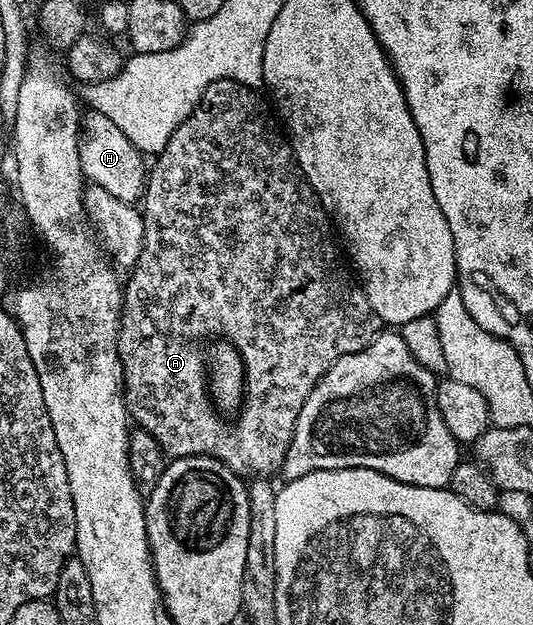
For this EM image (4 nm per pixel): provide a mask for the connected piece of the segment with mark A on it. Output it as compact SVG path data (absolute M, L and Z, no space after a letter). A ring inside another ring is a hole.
M235 80L212 82L212 86L204 90L190 117L175 130L172 138L168 138L168 146L164 146L164 150L158 153L153 161L146 177L144 199L140 204L144 222L144 250L140 254L138 265L129 273L130 281L127 279L124 284L118 353L122 363L124 399L129 419L137 427L148 430L160 443L169 459L211 455L239 474L248 470L258 472L254 474L259 477L270 478L273 477L273 472L281 473L282 463L288 454L288 445L294 437L300 410L308 394L312 394L314 387L322 381L322 375L342 356L367 348L378 337L378 333L383 331L384 325L376 310L372 310L361 283L344 263L344 256L340 251L330 217L318 203L314 191L310 189L310 183L302 177L302 172L294 161L294 150L290 147L287 137L270 125L270 116L266 113L265 106L258 101L258 95L255 89L238 84ZM201 336L214 336L210 338L221 338L227 344L234 344L242 356L246 368L246 398L242 401L239 416L236 418L239 419L232 428L220 420L221 413L210 401L208 356L204 351L204 344L202 348Z

